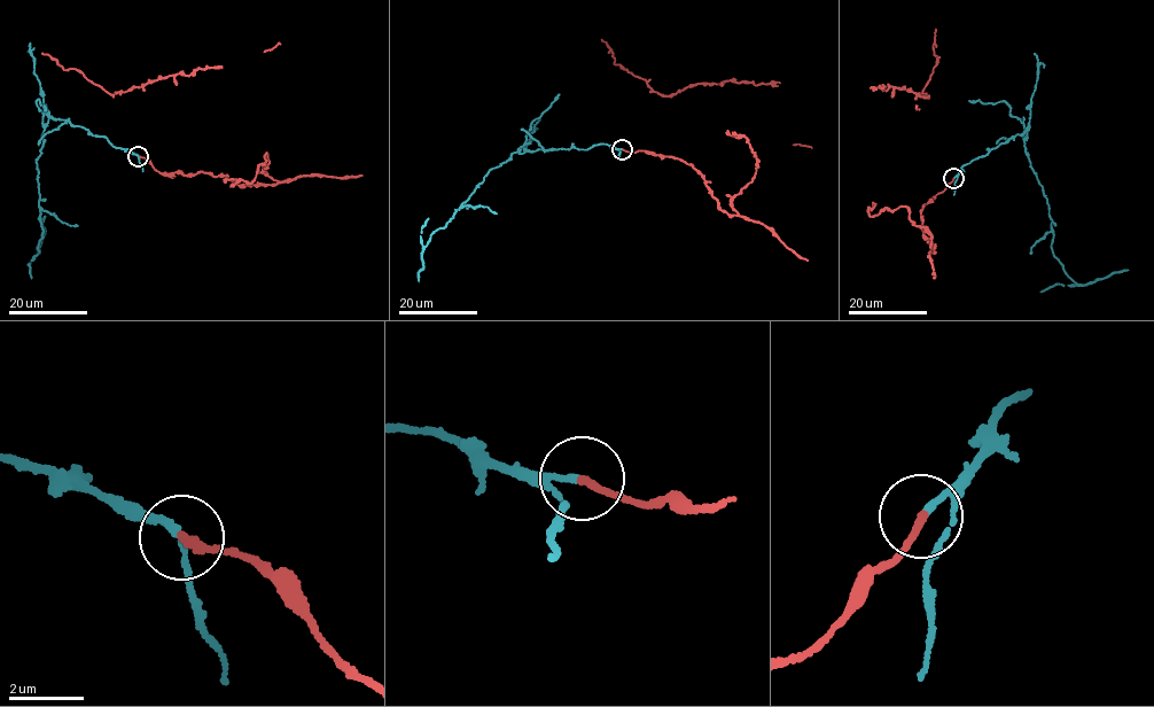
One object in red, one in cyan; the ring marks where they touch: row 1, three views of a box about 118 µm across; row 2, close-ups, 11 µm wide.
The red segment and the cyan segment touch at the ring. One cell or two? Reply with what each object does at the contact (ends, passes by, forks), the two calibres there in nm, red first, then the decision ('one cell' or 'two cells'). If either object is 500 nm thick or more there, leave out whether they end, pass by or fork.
red ends; cyan ends; calibres 200 and 190 nm; two cells

